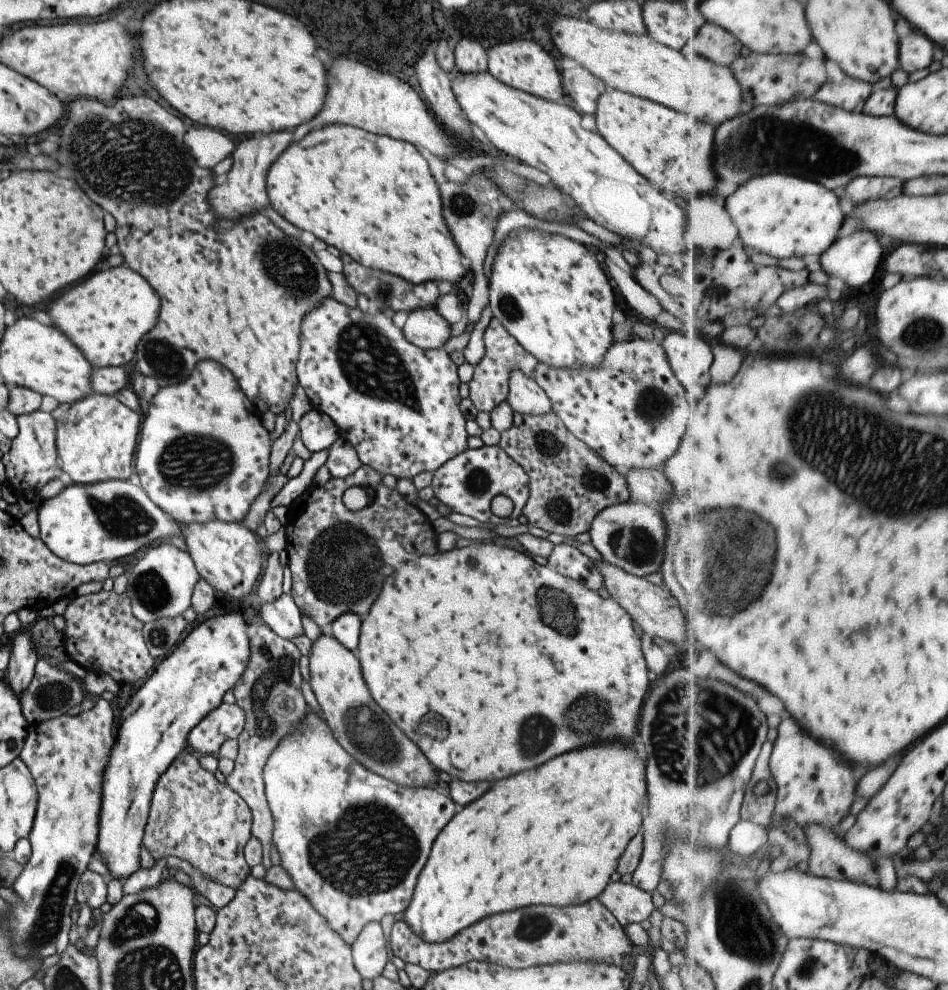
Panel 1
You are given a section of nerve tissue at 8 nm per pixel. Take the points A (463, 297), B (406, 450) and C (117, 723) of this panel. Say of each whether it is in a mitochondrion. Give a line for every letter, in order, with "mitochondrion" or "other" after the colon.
A: other
B: other
C: other

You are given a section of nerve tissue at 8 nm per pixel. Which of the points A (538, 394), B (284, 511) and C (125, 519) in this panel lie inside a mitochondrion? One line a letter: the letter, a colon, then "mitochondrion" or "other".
A: other
B: other
C: mitochondrion

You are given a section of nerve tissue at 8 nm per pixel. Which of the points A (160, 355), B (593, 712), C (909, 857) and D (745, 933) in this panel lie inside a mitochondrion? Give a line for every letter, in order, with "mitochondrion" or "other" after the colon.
A: mitochondrion
B: mitochondrion
C: other
D: mitochondrion

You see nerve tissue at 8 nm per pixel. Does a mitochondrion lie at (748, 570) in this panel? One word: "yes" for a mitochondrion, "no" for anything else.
yes

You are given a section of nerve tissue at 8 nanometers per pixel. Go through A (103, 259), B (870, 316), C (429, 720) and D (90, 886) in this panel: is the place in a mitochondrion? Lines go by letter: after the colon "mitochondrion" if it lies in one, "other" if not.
A: other
B: other
C: mitochondrion
D: mitochondrion

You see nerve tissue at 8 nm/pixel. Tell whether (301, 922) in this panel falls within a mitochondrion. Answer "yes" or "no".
yes

